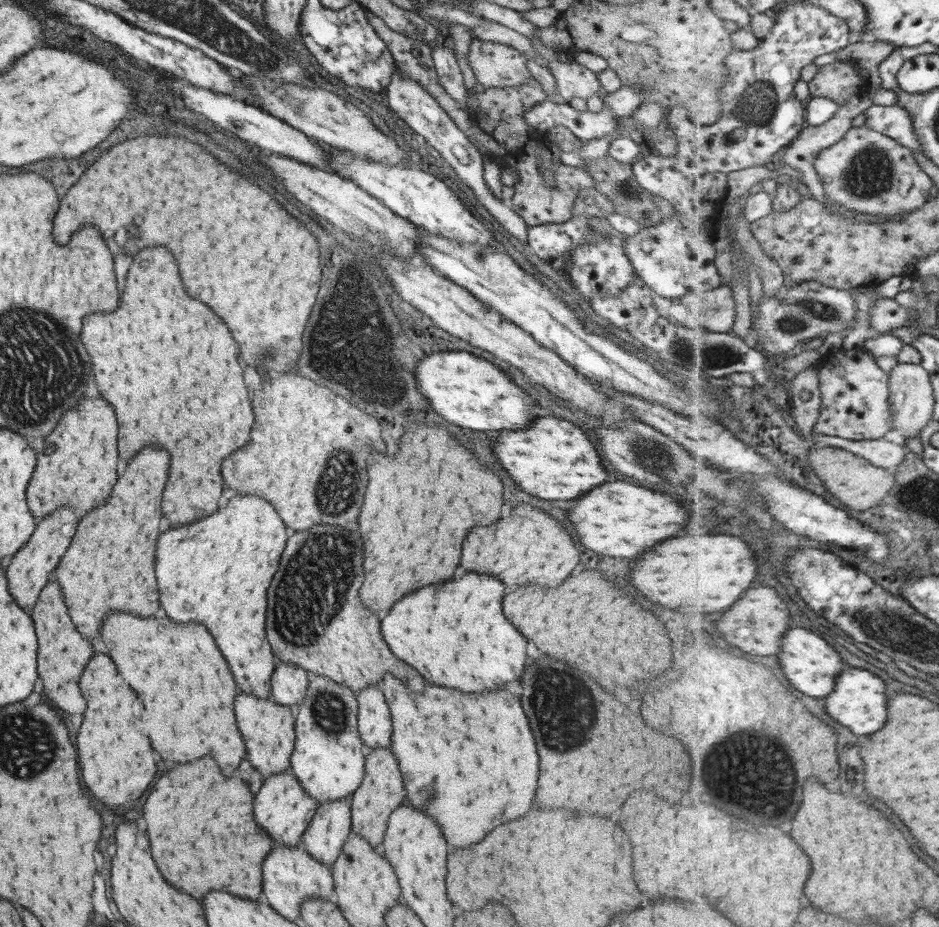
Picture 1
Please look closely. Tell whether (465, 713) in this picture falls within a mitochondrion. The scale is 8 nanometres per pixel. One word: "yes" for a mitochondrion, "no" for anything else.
no

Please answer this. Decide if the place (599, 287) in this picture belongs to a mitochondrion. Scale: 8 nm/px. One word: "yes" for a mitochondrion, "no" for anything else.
no

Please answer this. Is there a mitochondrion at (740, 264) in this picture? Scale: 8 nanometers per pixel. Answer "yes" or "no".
no

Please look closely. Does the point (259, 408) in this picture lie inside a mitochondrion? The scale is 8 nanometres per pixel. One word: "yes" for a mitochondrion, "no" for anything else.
no

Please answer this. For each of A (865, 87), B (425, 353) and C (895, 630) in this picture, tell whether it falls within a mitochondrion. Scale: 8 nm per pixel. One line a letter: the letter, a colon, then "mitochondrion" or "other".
A: other
B: other
C: mitochondrion

